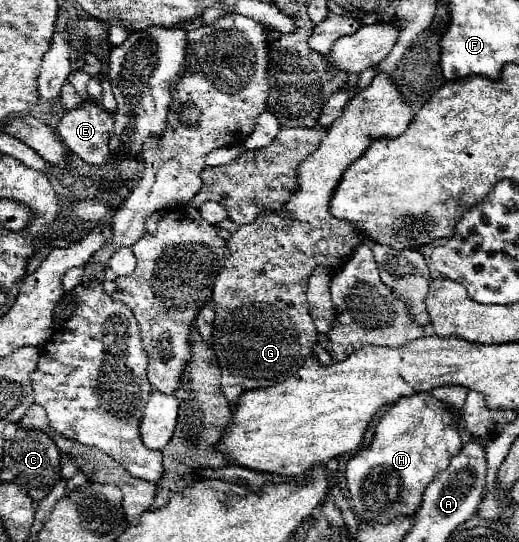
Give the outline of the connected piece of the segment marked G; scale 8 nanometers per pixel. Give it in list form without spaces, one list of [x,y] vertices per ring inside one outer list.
[[[375,77],[367,89],[359,91],[345,105],[341,117],[327,129],[327,135],[321,141],[319,149],[299,165],[297,189],[283,205],[283,209],[277,213],[261,213],[255,221],[241,225],[227,241],[231,255],[225,259],[225,267],[217,275],[213,287],[215,331],[211,337],[211,345],[221,367],[221,389],[231,407],[237,405],[241,393],[249,389],[269,387],[277,379],[293,375],[297,371],[297,365],[315,355],[319,333],[315,329],[315,323],[311,321],[305,299],[309,277],[315,267],[325,267],[329,275],[337,275],[363,241],[363,233],[353,221],[343,221],[331,215],[329,201],[333,197],[333,191],[339,187],[345,169],[353,161],[357,161],[375,139],[385,135],[401,135],[411,121],[413,111],[409,109],[409,105],[405,105],[405,101],[401,101],[401,95],[397,93],[397,87],[393,87],[391,79]]]

